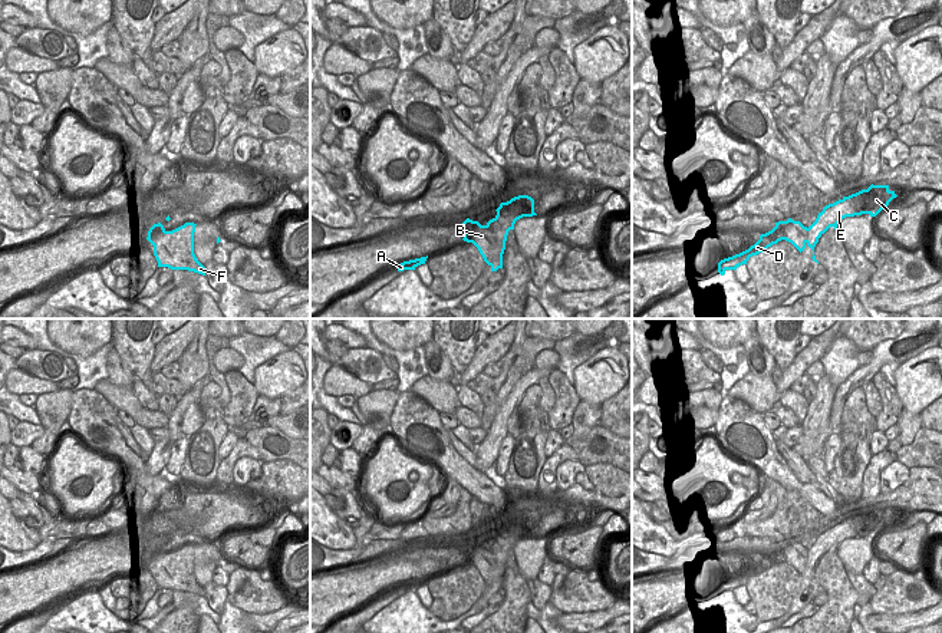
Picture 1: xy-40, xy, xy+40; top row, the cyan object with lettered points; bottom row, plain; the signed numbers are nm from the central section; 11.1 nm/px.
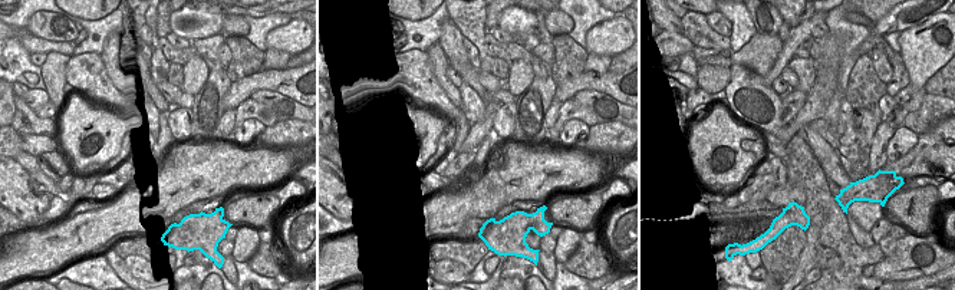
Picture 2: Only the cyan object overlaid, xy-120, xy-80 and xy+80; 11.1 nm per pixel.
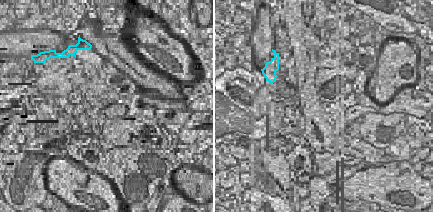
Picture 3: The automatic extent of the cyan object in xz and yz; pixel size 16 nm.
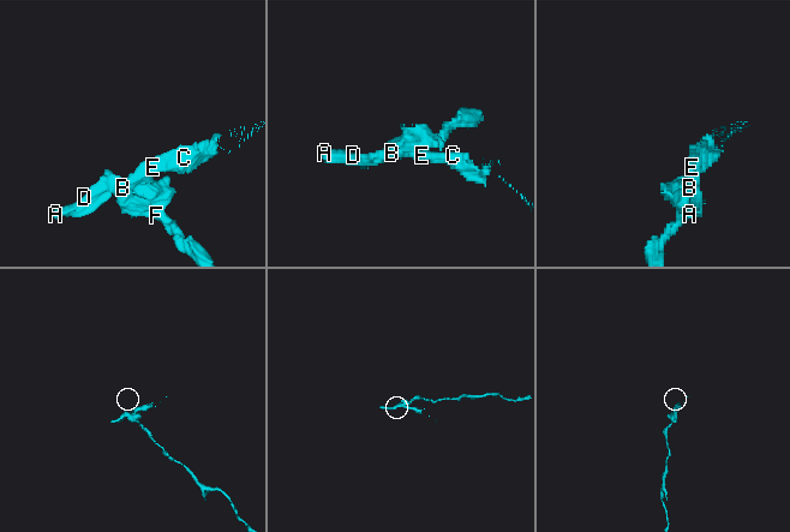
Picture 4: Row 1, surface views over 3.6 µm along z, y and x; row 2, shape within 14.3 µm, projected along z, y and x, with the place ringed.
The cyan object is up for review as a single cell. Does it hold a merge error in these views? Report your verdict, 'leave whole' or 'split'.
split

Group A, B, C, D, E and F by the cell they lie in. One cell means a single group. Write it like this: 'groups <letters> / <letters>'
groups A B D F / C E

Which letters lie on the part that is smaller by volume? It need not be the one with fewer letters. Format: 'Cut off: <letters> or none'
Cut off: C, E

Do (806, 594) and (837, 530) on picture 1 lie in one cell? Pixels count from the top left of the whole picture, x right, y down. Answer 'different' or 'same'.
same

